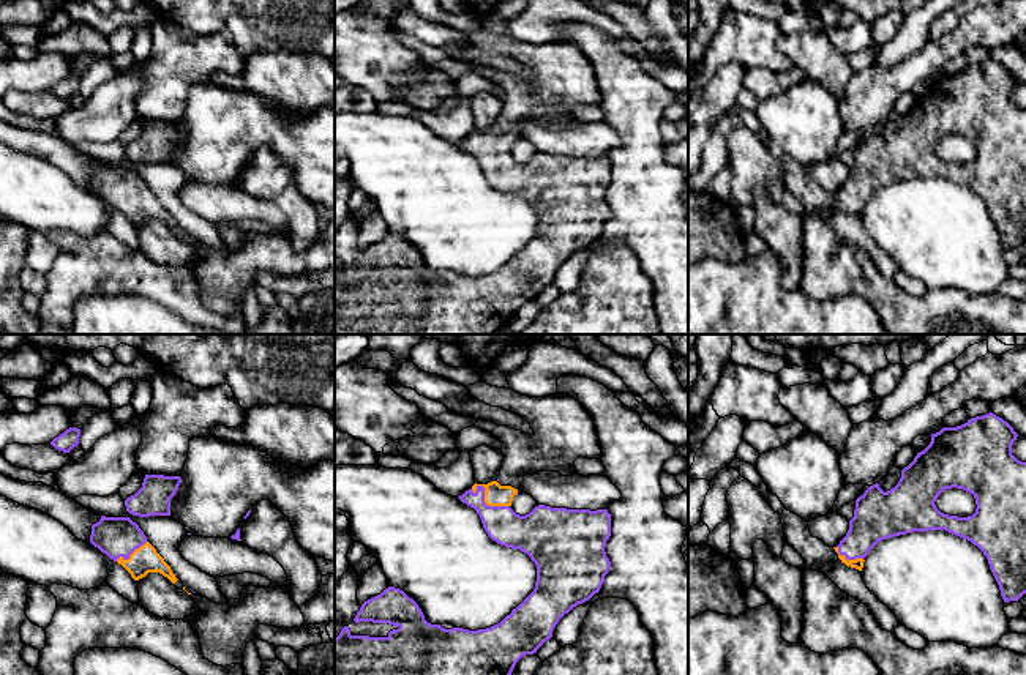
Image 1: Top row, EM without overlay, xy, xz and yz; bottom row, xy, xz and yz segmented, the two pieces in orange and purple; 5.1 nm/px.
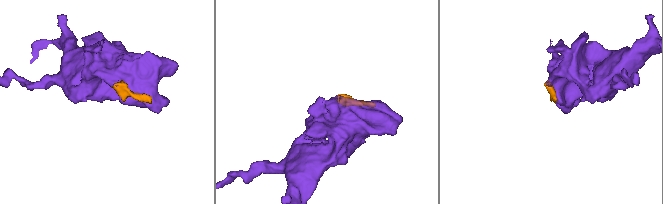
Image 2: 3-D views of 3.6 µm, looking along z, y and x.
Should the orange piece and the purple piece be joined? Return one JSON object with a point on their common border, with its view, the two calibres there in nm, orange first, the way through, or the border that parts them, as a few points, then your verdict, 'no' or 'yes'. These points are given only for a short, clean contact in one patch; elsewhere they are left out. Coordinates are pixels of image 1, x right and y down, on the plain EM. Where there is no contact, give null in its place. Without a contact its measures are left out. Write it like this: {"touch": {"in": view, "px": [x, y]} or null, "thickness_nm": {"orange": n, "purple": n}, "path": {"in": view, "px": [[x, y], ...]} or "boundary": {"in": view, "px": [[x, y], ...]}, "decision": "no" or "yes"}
{"touch": {"in": "xz", "px": [485, 147]}, "thickness_nm": {"orange": 110, "purple": 180}, "decision": "yes"}

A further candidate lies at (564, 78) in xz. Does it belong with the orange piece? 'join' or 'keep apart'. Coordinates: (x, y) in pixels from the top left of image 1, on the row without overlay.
join

